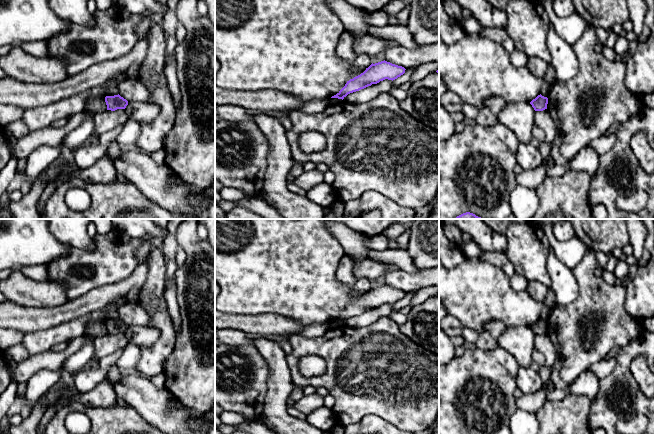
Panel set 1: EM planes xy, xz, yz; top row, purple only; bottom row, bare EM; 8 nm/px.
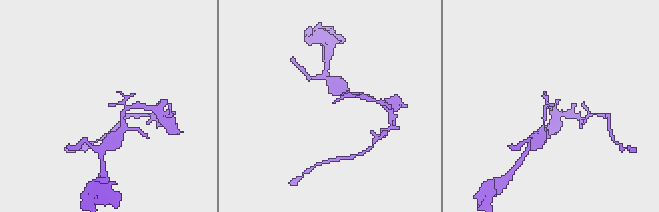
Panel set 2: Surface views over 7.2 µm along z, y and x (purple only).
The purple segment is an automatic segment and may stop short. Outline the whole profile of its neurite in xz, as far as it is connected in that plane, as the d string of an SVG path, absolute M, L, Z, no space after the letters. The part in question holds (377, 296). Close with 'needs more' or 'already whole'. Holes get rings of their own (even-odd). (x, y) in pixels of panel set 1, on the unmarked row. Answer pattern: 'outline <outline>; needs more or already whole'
outline M381 285L371 288L360 299L347 305L345 310L331 322L344 323L348 318L364 313L372 308L377 308L385 303L395 304L405 297L405 292L392 288L387 285Z; already whole

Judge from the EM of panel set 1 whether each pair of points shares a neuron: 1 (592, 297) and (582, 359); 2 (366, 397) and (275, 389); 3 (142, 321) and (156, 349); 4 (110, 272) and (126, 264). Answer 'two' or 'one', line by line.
1: one
2: two
3: two
4: one

